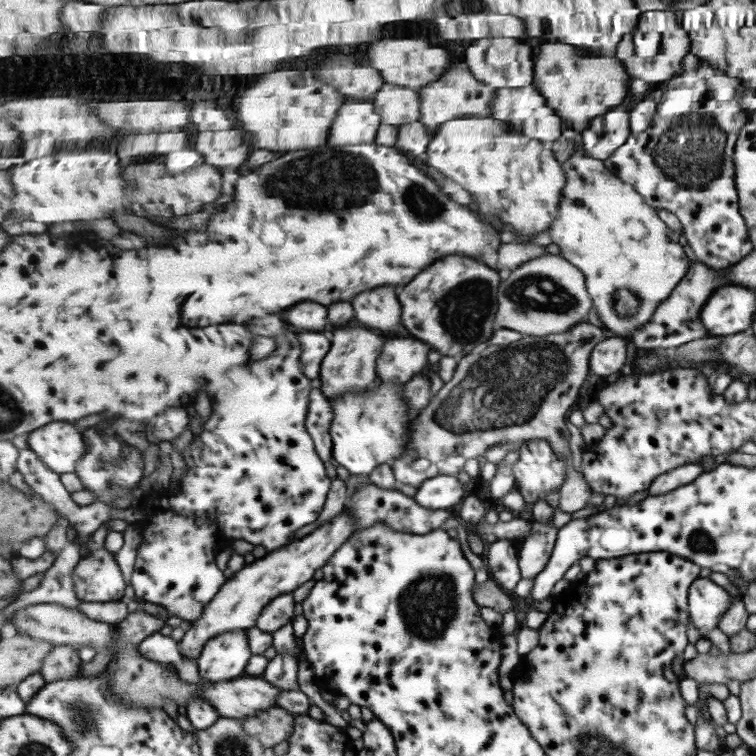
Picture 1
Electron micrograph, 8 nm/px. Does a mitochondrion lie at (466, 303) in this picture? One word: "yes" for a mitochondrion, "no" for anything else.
yes

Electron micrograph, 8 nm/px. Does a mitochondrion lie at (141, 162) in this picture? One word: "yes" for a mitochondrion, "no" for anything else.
yes

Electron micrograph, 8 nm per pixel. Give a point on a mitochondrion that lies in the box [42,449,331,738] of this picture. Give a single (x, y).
(78, 712)

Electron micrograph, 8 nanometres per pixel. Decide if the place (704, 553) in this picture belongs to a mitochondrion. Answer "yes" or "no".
yes

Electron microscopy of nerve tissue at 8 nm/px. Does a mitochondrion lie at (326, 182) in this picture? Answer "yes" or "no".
yes

